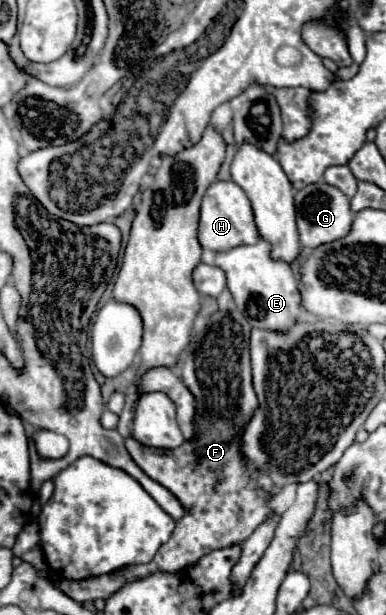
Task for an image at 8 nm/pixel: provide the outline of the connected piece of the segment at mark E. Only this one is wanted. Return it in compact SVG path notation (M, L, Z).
M258 240L252 246L238 246L226 252L214 254L214 264L222 268L228 276L228 290L232 292L238 310L250 326L264 330L288 330L300 316L300 292L294 270L284 260L274 260L270 256L270 242Z

